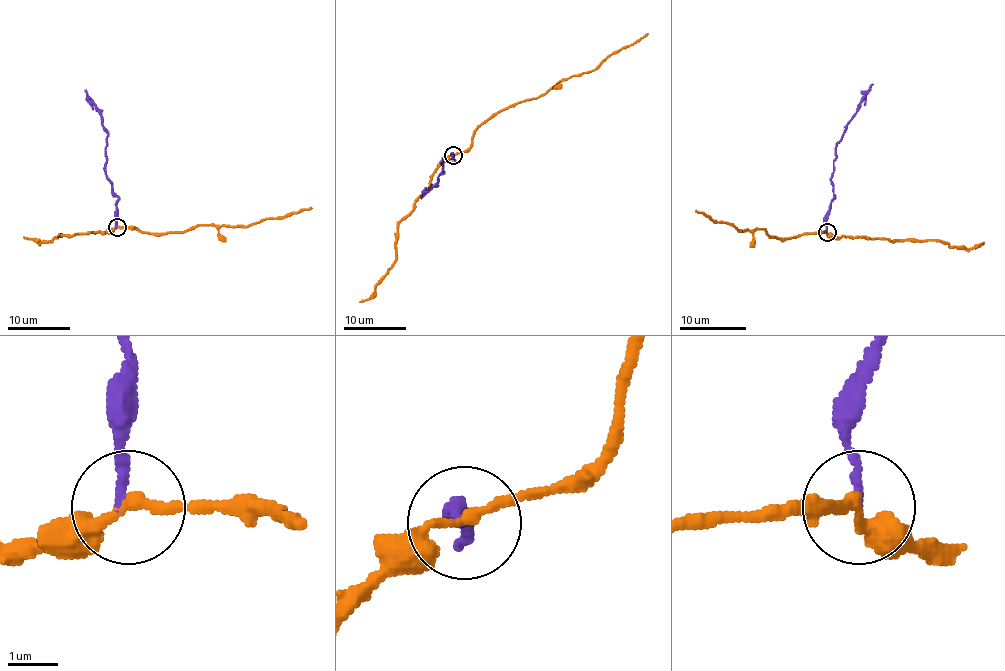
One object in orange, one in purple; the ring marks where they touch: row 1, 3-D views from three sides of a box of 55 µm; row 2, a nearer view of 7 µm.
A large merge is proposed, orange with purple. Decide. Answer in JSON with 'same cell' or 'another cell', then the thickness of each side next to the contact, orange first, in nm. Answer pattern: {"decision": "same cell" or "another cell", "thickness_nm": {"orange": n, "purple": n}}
{"decision": "another cell", "thickness_nm": {"orange": 200, "purple": 170}}

